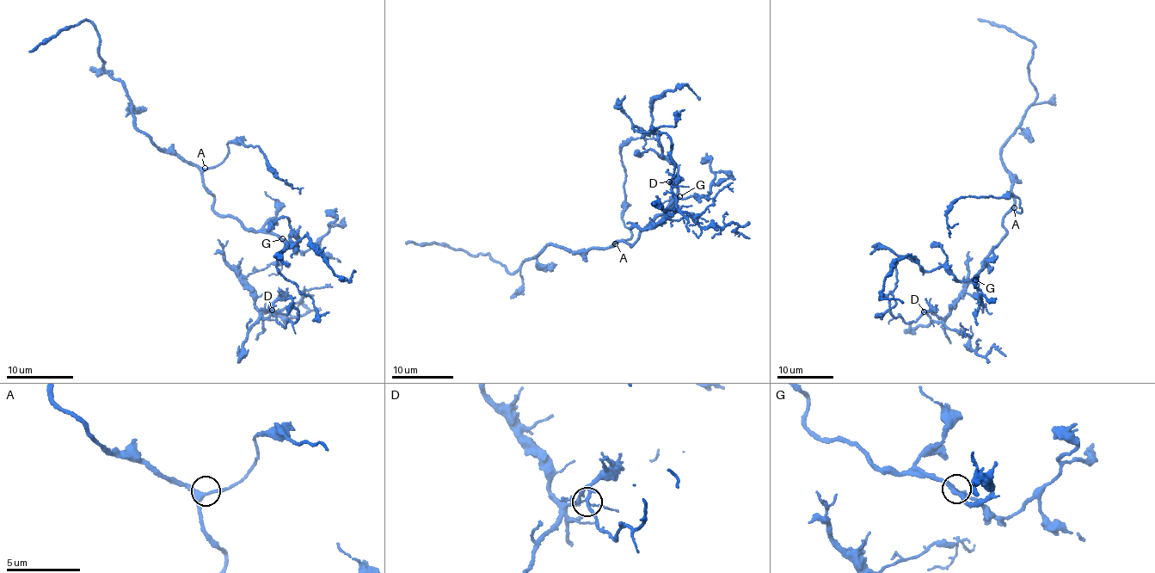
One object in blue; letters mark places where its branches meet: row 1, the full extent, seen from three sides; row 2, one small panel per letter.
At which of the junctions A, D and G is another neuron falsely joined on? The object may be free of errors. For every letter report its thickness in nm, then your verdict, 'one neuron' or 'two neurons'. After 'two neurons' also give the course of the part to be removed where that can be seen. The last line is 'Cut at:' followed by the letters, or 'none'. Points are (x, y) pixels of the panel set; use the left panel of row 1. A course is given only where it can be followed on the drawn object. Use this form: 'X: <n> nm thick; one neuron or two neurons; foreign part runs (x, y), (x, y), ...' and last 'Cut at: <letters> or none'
A: 280 nm thick; one neuron
D: 180 nm thick; one neuron
G: 240 nm thick; one neuron
Cut at: none

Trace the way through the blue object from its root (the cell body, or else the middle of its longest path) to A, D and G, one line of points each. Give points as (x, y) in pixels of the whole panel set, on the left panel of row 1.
A: (265, 233), (249, 231), (233, 217), (214, 211), (212, 194), (205, 185), (202, 177), (205, 168)
D: (265, 233), (289, 246), (297, 237), (277, 268), (297, 286), (298, 318), (285, 327), (271, 311)
G: (265, 233), (277, 235), (282, 238)

